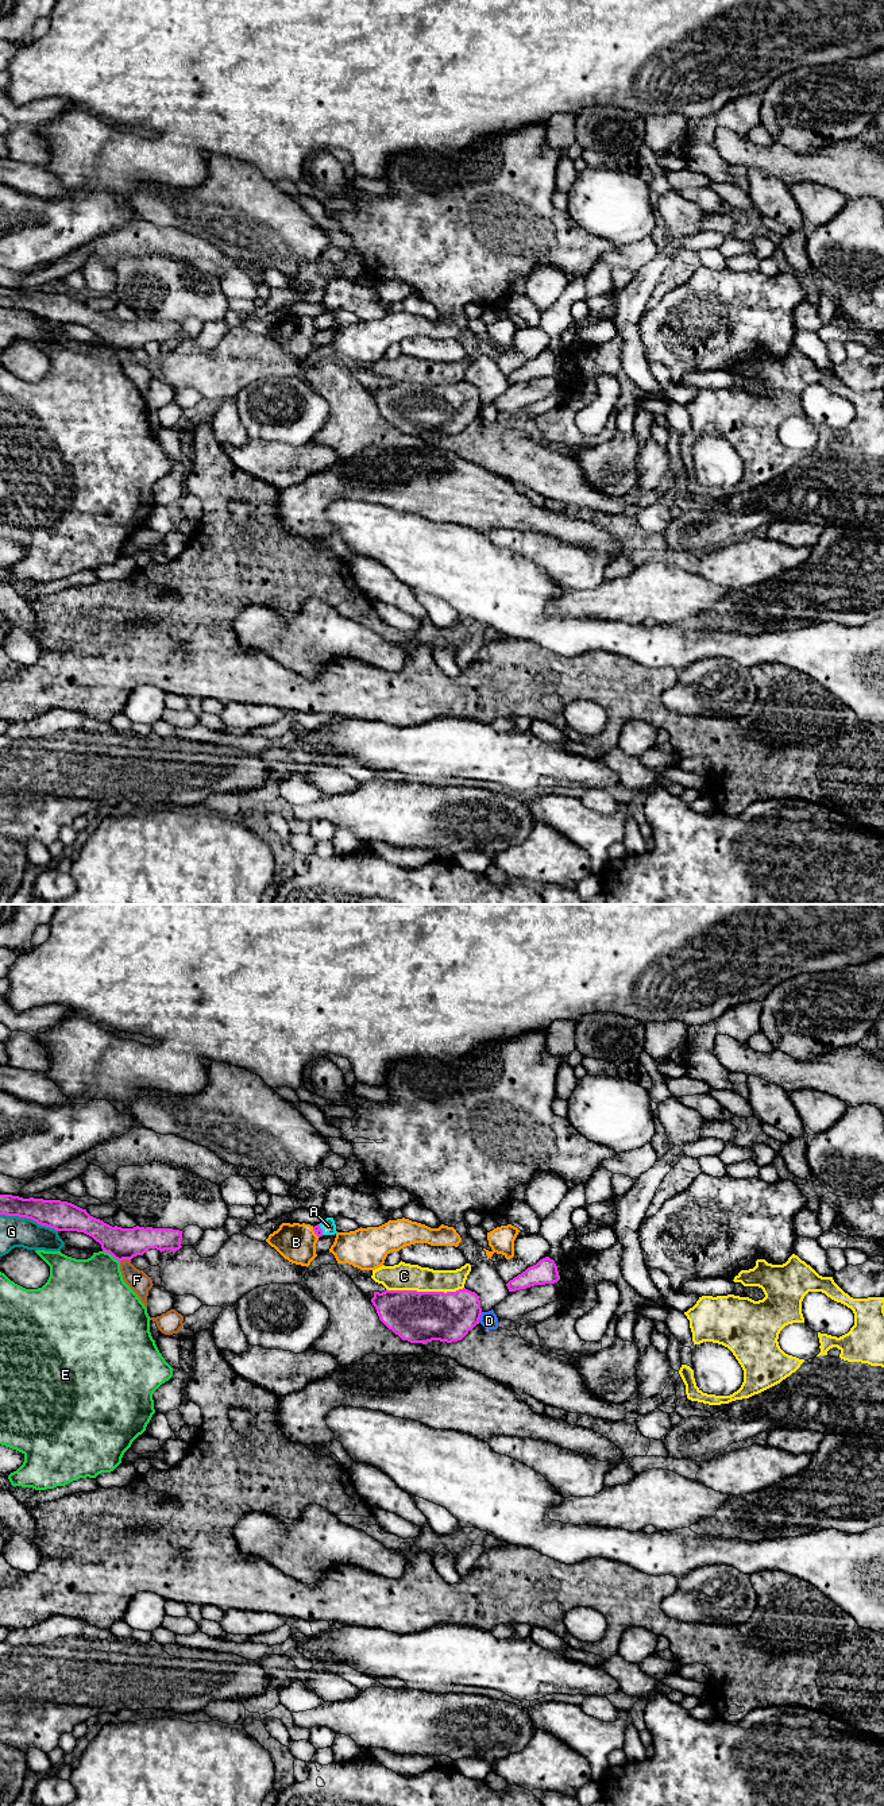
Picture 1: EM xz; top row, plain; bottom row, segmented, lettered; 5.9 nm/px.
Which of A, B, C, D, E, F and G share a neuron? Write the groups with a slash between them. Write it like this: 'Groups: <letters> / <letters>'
Groups: A / B / C / D / E / F / G

